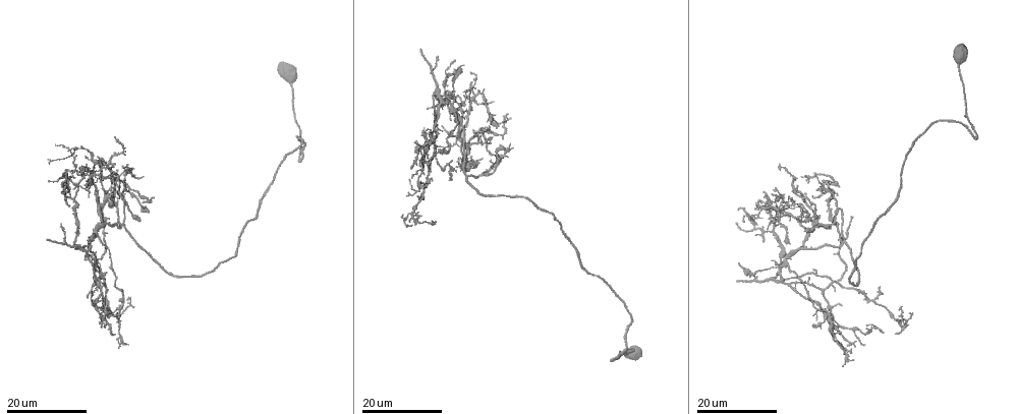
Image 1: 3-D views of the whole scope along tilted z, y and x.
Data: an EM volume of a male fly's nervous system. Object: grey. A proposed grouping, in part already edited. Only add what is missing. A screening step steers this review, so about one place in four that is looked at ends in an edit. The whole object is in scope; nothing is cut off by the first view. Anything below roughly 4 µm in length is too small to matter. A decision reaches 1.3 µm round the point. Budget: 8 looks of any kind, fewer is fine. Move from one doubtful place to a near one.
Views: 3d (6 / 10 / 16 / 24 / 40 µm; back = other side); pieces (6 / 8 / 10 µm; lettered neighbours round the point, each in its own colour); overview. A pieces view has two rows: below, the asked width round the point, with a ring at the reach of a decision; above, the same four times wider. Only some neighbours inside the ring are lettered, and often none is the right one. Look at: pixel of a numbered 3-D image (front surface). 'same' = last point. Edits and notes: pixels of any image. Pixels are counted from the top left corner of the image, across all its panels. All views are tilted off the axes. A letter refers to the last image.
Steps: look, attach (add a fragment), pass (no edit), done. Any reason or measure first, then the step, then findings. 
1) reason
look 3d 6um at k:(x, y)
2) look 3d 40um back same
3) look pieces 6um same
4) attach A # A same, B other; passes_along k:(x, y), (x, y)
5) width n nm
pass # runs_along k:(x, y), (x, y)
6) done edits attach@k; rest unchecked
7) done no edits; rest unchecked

long arm stops here
look 3d 16um at 1:(850, 217)

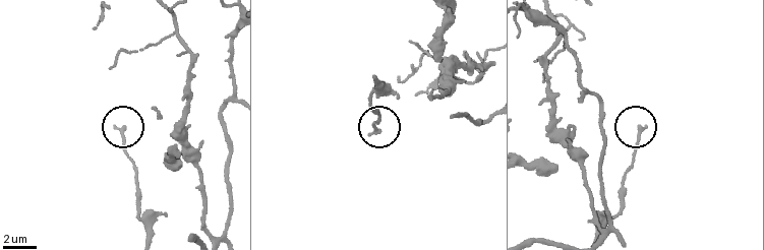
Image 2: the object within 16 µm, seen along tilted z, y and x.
look pieces 6um at 2:(645, 126)

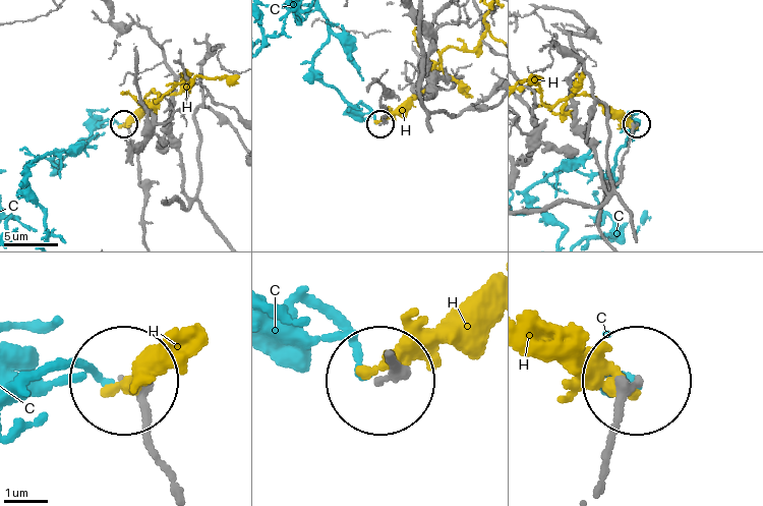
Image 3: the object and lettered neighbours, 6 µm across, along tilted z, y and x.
pass # C other, H other; runs_along 3:(601, 469), (634, 381); no lettered fragment goes on from it

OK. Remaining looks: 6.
free end
look 3d 16um at 1:(489, 160)

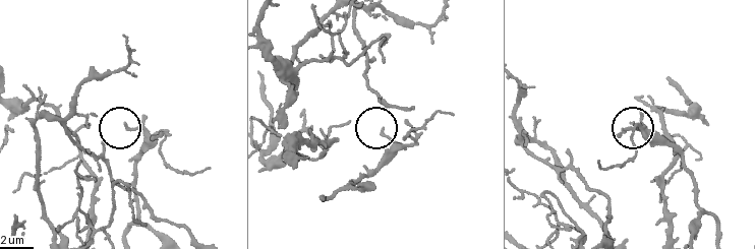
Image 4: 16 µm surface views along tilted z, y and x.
look pieces 6um at 4:(384, 127)

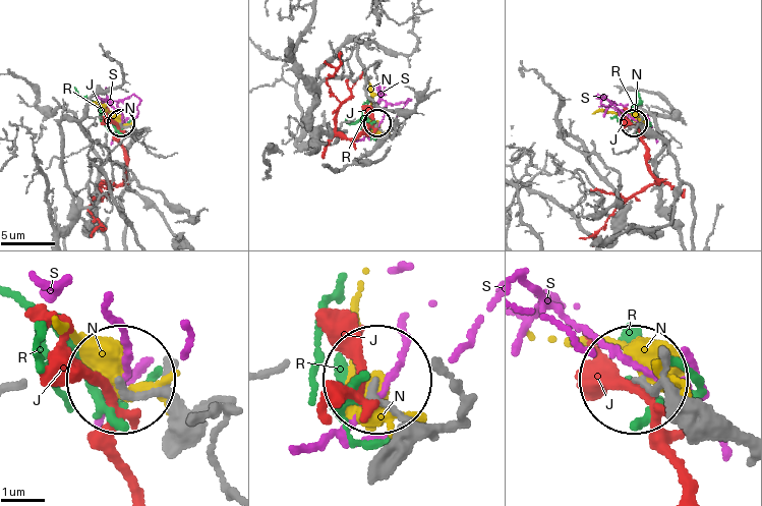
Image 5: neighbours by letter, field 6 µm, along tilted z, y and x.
width 140 nm
pass # J other, N other, R other, S other; runs_along 5:(691, 232), (693, 192), (680, 178), (678, 159), (633, 123); none of them fits

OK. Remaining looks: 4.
an open end
look 3d 24um at 1:(809, 184)

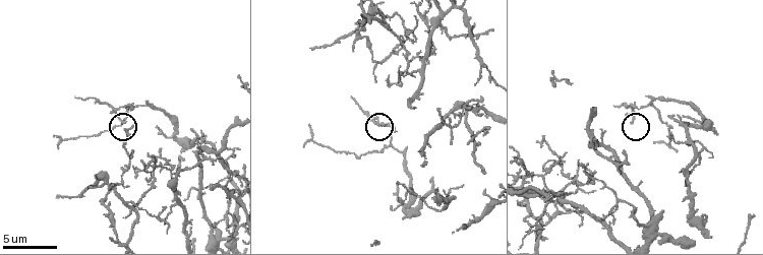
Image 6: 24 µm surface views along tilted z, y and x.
what lies round it
look pieces 6um at 6:(629, 124)

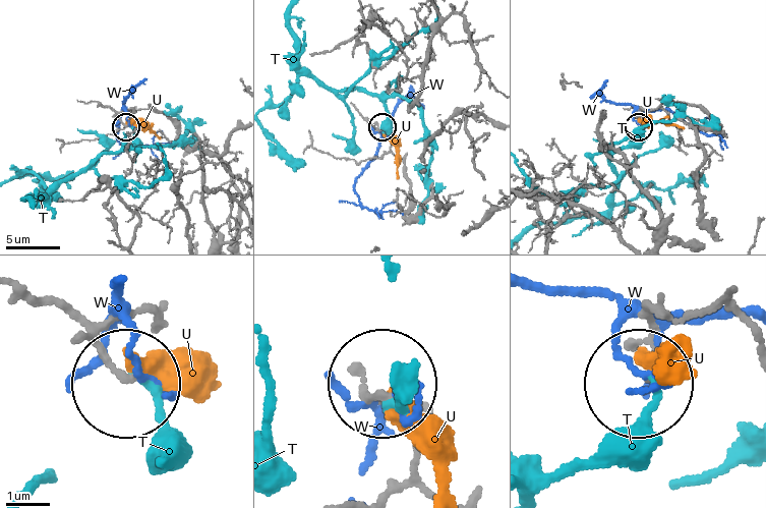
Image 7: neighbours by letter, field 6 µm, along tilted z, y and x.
width 130 nm
pass # T other, U other, W other; no lettered fragment goes on from it

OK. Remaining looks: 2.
an open end
look 3d 24um at 1:(126, 297)

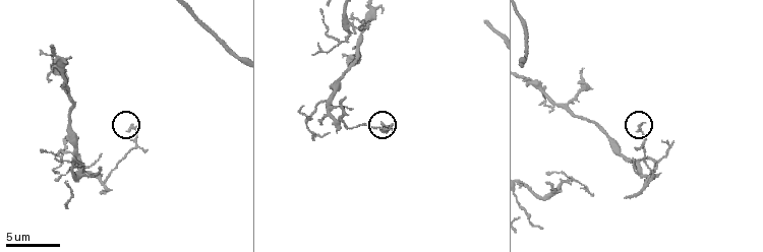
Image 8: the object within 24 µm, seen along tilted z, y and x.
what lies round it
look pieces 10um at 8:(382, 124)

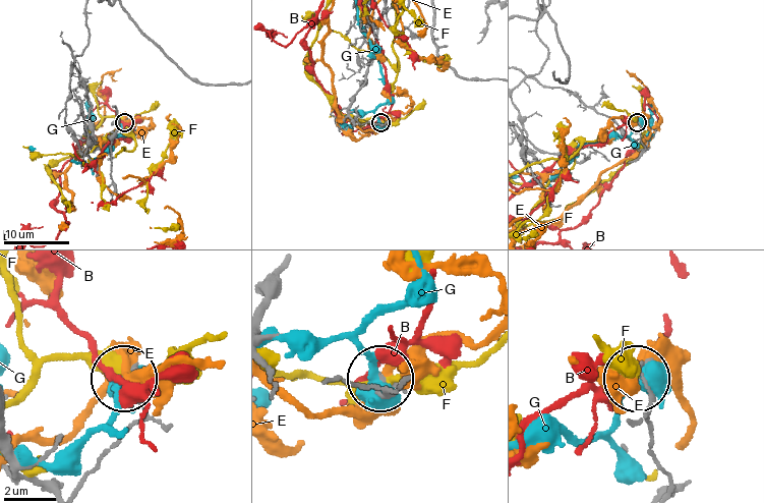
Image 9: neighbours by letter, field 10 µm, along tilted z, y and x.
width 120 nm
pass # B other, E other, F other, G other; none of them fits

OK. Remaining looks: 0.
done no edits; rest unchecked

